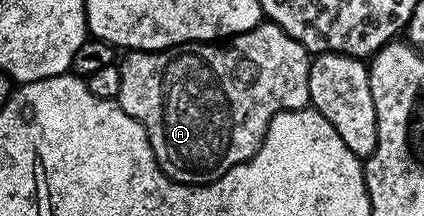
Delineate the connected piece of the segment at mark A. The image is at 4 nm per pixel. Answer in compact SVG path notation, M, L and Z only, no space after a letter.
M261 21L254 29L250 29L246 33L238 33L223 41L181 43L178 47L168 47L164 51L129 51L119 60L118 66L122 73L122 89L118 89L118 97L115 102L119 103L121 109L130 117L134 117L144 126L158 165L164 170L165 175L169 175L176 183L193 185L212 183L218 177L226 174L234 165L245 163L252 157L252 154L260 148L260 144L264 142L264 135L268 132L270 121L277 113L297 111L309 106L310 53L298 41L294 41L294 37L290 37L290 33L286 33L277 23L271 21Z

